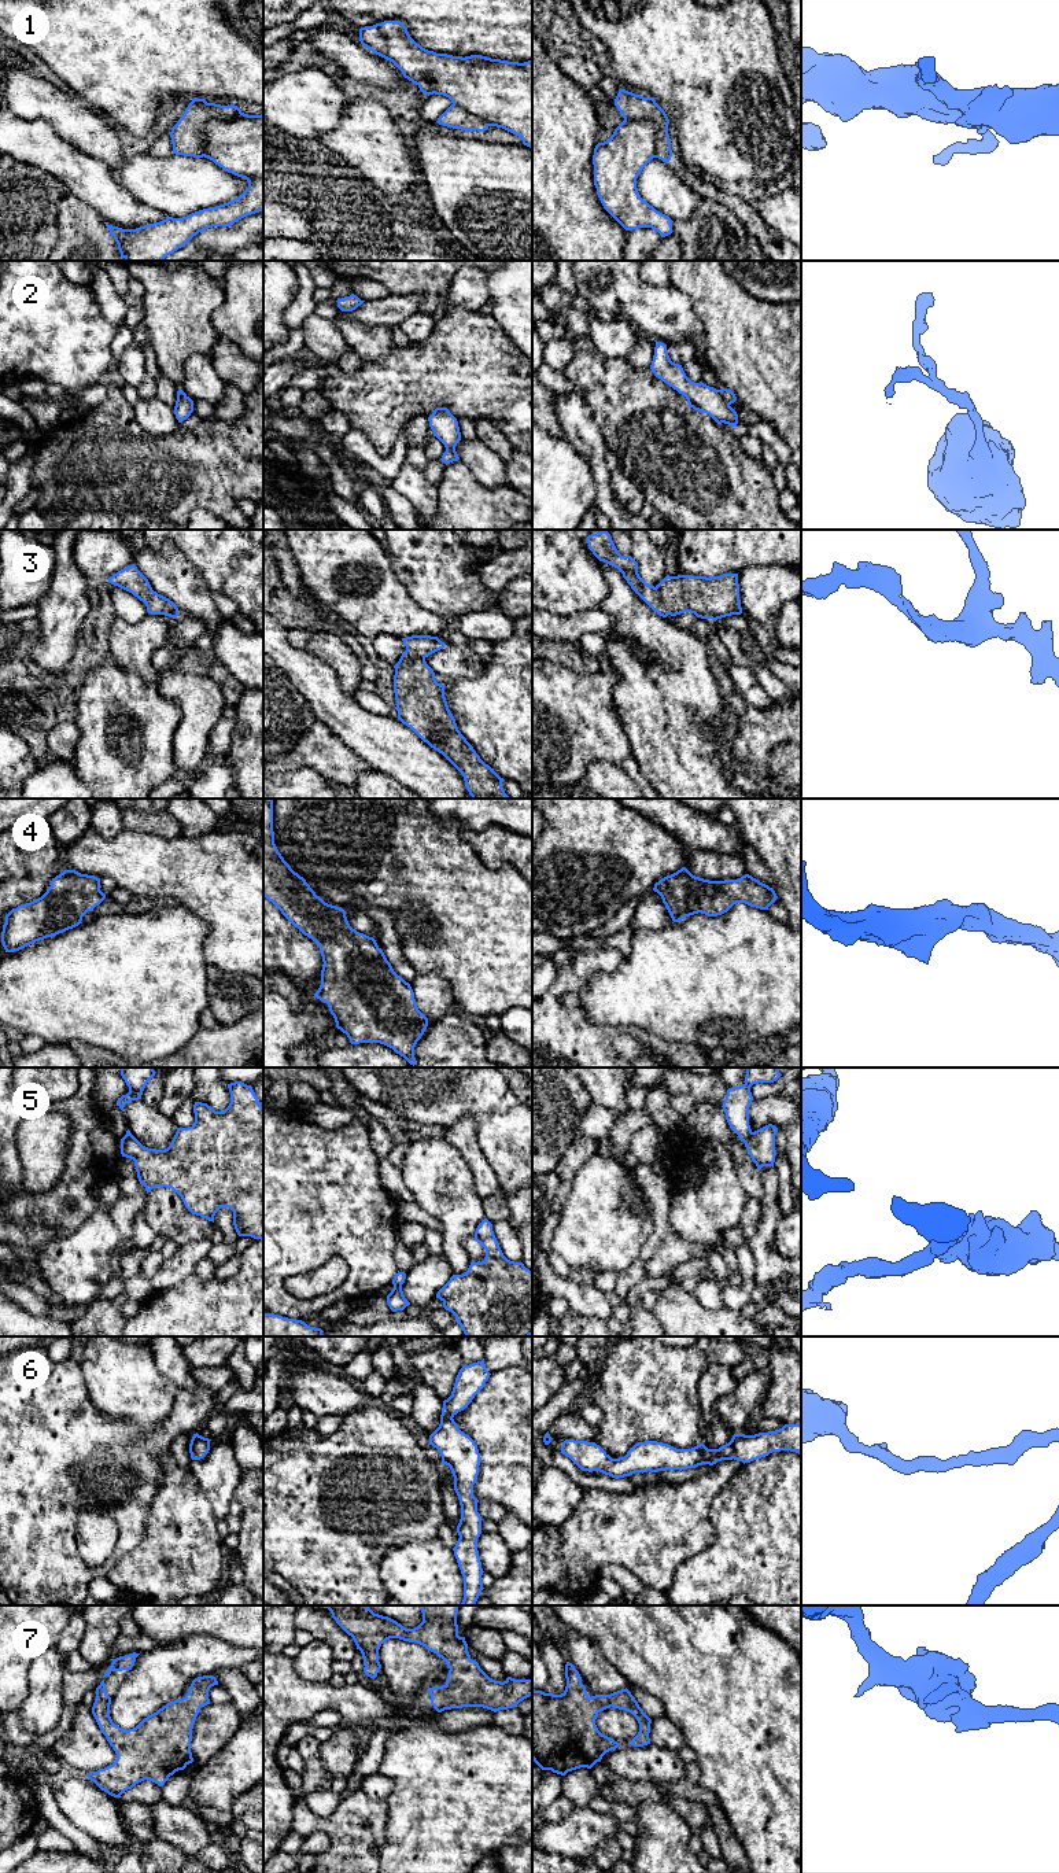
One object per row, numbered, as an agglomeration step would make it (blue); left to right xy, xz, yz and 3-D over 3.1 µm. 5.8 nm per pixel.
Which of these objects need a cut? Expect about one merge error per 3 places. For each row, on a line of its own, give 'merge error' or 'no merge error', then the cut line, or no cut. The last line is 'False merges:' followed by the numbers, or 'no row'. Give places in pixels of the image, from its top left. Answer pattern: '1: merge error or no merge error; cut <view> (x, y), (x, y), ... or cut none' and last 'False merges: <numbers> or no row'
1: merge error; cut xy (240, 111), (231, 118), (210, 120), (206, 124), (203, 155)
2: merge error; cut yz (719, 390), (720, 395), (730, 404)
3: no merge error; cut none
4: no merge error; cut none
5: merge error; cut yz (752, 1132), (744, 1142)
6: no merge error; cut none
7: no merge error; cut none
False merges: 1, 2, 5

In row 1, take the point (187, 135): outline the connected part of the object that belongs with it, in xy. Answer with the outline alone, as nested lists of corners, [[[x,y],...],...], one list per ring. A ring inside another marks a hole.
[[[192,99],[184,115],[171,128],[173,154],[203,158],[203,129],[206,123],[211,119],[228,121],[237,117],[240,113],[241,110],[235,104],[221,106],[207,103],[204,99]]]

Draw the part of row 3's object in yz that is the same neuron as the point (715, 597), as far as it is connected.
[[[608,531],[587,537],[593,554],[617,568],[631,589],[660,616],[676,616],[685,612],[701,619],[717,620],[741,615],[738,574],[720,576],[667,575],[656,587],[638,574],[638,563],[631,556],[621,556]]]

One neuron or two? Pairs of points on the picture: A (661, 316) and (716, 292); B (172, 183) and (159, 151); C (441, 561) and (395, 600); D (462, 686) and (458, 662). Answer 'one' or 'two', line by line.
A: two
B: two
C: two
D: two

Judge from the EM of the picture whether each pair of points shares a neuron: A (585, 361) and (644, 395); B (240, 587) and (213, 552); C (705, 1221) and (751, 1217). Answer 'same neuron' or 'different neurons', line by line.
A: same neuron
B: same neuron
C: different neurons

